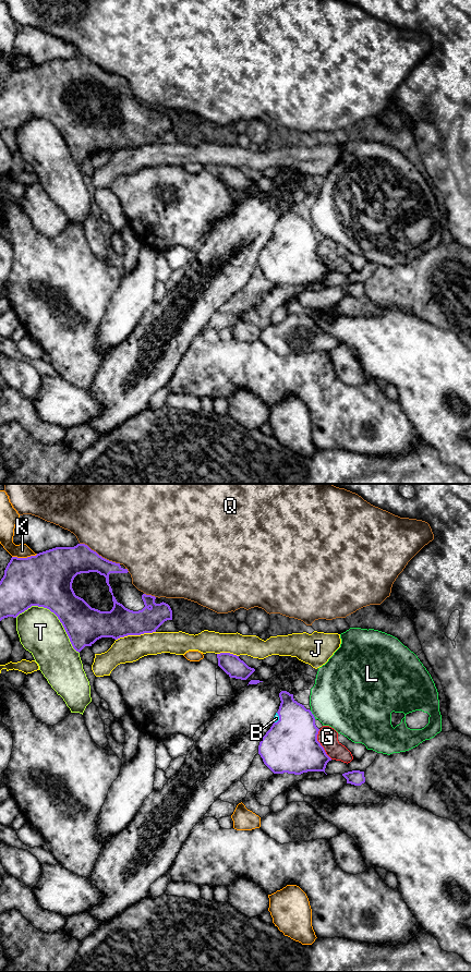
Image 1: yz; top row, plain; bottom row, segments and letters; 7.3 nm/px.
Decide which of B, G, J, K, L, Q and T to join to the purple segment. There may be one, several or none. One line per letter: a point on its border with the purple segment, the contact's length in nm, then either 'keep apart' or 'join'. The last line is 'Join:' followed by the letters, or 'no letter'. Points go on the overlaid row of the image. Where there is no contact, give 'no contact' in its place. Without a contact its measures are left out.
B: contact yz (279, 718); length 80 nm; join
G: contact yz (319, 744); length 240 nm; keep apart
J: contact yz (135, 634); length 300 nm; keep apart
K: contact yz (24, 558); length 190 nm; keep apart
L: contact yz (313, 715); length 80 nm; keep apart
Q: contact yz (100, 556); length 340 nm; keep apart
T: contact yz (55, 614); length 550 nm; keep apart
Join: B

